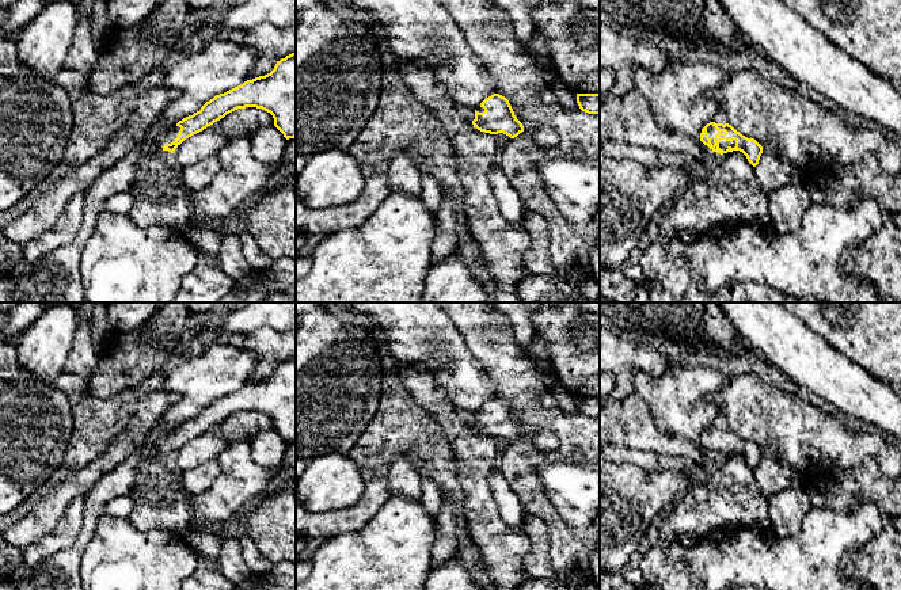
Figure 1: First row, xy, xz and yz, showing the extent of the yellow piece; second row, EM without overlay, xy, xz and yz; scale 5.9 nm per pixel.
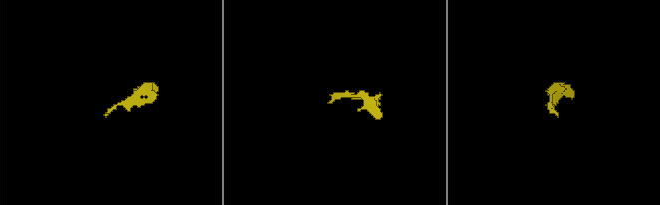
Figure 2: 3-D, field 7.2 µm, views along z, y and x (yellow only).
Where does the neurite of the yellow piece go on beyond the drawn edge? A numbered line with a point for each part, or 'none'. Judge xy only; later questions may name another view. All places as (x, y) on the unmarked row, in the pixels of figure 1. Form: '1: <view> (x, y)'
1: xy (60, 571)

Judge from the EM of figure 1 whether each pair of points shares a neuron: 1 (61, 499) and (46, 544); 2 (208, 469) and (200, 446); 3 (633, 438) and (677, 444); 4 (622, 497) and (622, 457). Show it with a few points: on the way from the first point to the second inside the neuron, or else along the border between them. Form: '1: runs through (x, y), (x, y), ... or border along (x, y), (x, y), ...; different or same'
1: border along (60, 522), (52, 532), (41, 536), (23, 549); different
2: border along (216, 457), (178, 471); different
3: runs through (643, 438), (666, 444); same
4: border along (614, 461), (634, 464), (653, 472); different

